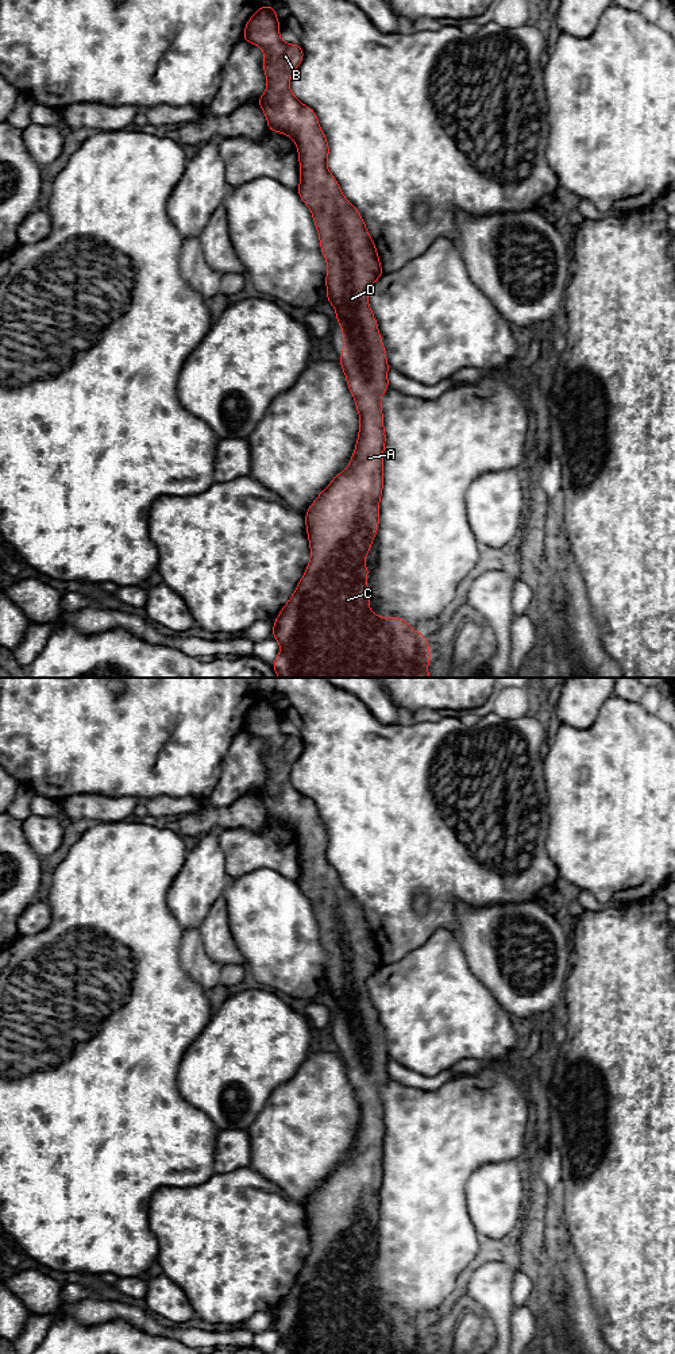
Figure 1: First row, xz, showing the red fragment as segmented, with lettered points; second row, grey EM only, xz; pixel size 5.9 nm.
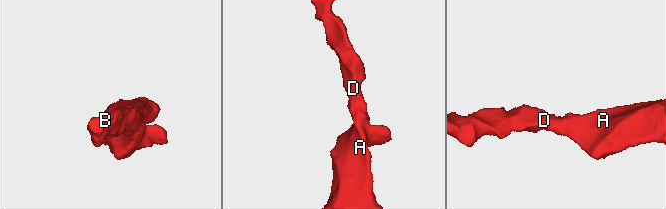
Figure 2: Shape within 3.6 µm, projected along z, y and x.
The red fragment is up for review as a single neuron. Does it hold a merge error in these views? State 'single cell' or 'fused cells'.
single cell

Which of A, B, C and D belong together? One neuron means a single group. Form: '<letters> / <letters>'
A B C D

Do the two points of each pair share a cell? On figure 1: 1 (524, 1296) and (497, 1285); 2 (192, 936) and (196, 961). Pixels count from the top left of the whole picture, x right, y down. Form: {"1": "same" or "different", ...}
{"1": "different", "2": "same"}

